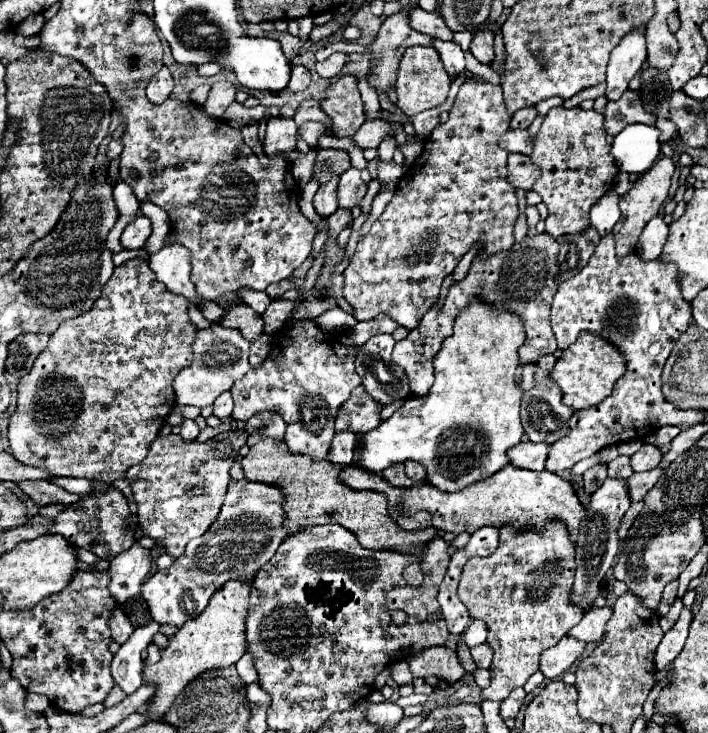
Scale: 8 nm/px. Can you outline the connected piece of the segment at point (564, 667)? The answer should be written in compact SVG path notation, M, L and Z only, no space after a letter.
M561 638L553 648L549 648L547 652L543 652L541 656L541 672L545 674L547 680L553 680L557 676L561 676L563 672L567 672L575 660L581 658L585 650L585 644L575 640L575 638Z

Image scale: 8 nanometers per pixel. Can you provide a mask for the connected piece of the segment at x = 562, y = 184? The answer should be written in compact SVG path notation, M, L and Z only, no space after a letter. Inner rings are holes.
M555 108L543 118L543 124L535 138L535 148L531 160L541 168L541 176L535 180L533 190L541 196L549 210L545 220L545 232L553 238L563 234L577 234L589 228L591 206L607 194L617 176L617 166L611 156L611 146L605 140L603 122L599 118L589 118L581 124L581 108ZM589 176L589 178L581 178Z

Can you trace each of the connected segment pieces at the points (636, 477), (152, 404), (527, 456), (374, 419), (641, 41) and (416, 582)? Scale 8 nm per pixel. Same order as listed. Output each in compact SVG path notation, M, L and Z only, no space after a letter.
M653 468L647 472L635 472L629 478L629 496L633 502L639 502L655 486L655 482L665 474L665 468Z
M131 258L125 264L117 266L111 280L105 284L99 300L93 304L93 308L77 318L63 320L63 324L51 336L49 346L33 362L29 374L25 374L19 380L19 400L17 400L15 412L9 418L9 428L7 428L7 438L9 438L9 446L11 446L13 456L27 466L37 466L37 468L43 468L47 472L55 472L55 476L103 480L109 484L117 478L123 478L131 466L139 464L147 456L151 442L157 438L159 430L167 424L167 416L171 414L171 410L175 406L175 392L173 392L171 382L173 382L175 374L181 368L189 366L193 360L189 346L195 340L195 332L197 332L197 328L191 324L191 320L187 316L185 296L177 296L173 292L167 292L167 288L163 288L163 284L159 284L155 274L151 272L145 258Z
M521 442L515 448L509 450L511 464L517 468L527 468L527 470L543 470L547 462L547 452L551 444L543 442Z
M357 386L347 402L341 404L335 420L335 430L351 430L355 434L365 434L381 422L383 404L371 400L363 386Z
M645 26L631 30L611 52L607 64L607 98L619 100L647 58Z
M417 561L407 566L403 571L403 576L405 576L403 578L411 586L420 586L423 583L423 573L421 572Z

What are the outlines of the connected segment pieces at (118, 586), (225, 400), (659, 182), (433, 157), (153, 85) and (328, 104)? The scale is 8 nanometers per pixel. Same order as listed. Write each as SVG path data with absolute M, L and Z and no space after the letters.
M135 544L135 546L131 546L127 552L121 552L121 554L127 554L127 560L125 560L123 556L115 556L115 558L109 562L109 570L107 570L109 576L111 576L109 592L111 592L111 596L115 598L115 602L119 602L119 604L127 602L129 598L139 596L141 584L145 582L149 570L151 570L151 554L149 554L149 550L145 550L145 548L141 548L141 546Z
M223 392L217 400L215 400L215 416L217 418L227 418L231 416L231 410L233 410L233 398L231 398L231 392Z
M661 156L661 158L655 162L655 166L653 166L651 170L647 170L645 174L641 174L639 180L633 184L633 188L619 198L621 218L619 218L619 222L615 224L615 228L613 228L613 232L611 232L611 234L615 236L615 244L617 244L615 248L617 248L617 256L619 256L619 258L623 258L623 256L627 256L627 254L633 252L633 248L635 248L639 236L641 236L643 226L645 226L651 218L657 216L661 204L665 202L665 198L667 198L667 194L669 194L669 186L671 186L673 172L675 172L675 160L669 158L669 156Z
M467 76L461 84L449 110L449 120L429 134L423 154L409 168L407 178L399 180L391 202L377 222L373 222L371 232L359 240L355 256L343 272L343 296L355 308L353 316L357 320L373 320L377 314L389 314L397 324L415 328L419 316L437 300L443 278L453 272L473 242L483 240L483 250L487 252L509 250L513 246L513 224L519 210L515 188L505 180L509 152L499 146L499 138L509 130L511 116L507 116L501 86L473 80L473 76Z
M163 66L163 68L149 80L149 84L147 84L147 98L149 98L149 102L153 102L153 104L161 104L161 102L165 102L165 100L169 98L171 90L173 90L173 76L171 76L169 68Z
M343 76L339 82L335 82L327 90L327 100L323 100L321 108L331 116L335 136L353 136L363 124L361 94L353 76Z

